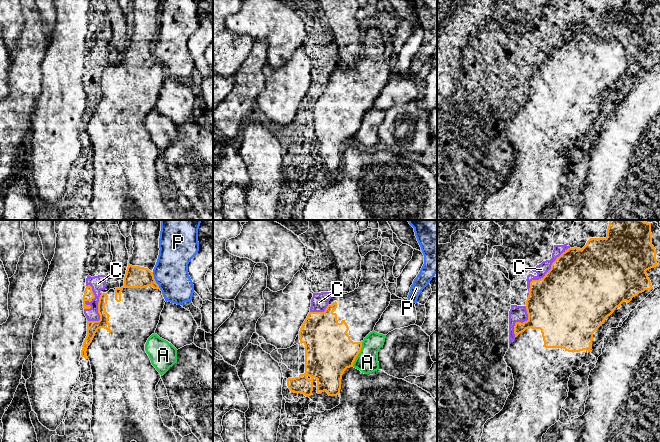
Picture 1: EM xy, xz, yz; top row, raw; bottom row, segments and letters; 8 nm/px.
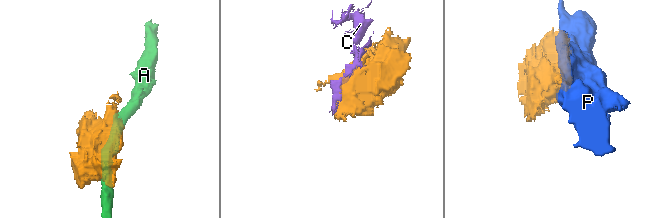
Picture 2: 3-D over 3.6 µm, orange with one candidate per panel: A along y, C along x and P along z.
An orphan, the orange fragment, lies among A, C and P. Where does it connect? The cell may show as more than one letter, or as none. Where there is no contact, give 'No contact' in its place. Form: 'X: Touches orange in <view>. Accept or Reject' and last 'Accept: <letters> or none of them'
A: Touches orange in xz. Reject
C: Touches orange in yz. Reject
P: Touches orange in xy. Reject
Accept: none of them

